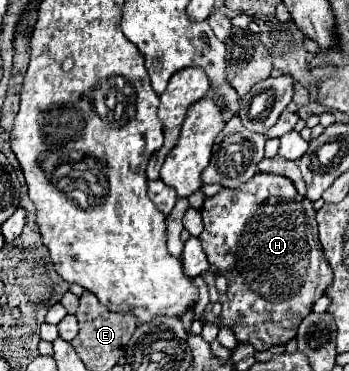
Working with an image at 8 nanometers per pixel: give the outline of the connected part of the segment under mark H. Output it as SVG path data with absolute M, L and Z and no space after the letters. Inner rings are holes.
M258 172L246 184L242 184L240 188L234 188L234 190L232 188L222 188L216 196L206 198L200 212L202 212L202 220L204 220L204 232L198 236L200 242L202 242L202 248L204 248L210 264L216 266L214 270L220 272L228 280L228 290L222 294L222 292L216 290L216 284L214 284L214 278L216 276L202 274L204 276L204 282L208 286L208 292L210 292L210 304L204 310L204 320L210 322L210 324L216 324L218 328L230 328L234 332L234 336L236 336L238 342L248 342L256 350L268 350L274 344L286 344L288 340L292 340L296 336L296 330L298 330L302 318L306 318L306 314L312 312L314 302L326 292L326 286L330 286L330 282L332 282L332 270L330 268L326 268L326 276L322 276L322 272L320 272L320 264L324 262L324 254L322 254L320 240L318 240L318 230L316 230L316 220L314 220L316 212L312 208L312 202L308 198L298 198L298 192L296 192L292 180L288 180L284 176L276 176L276 174Z

